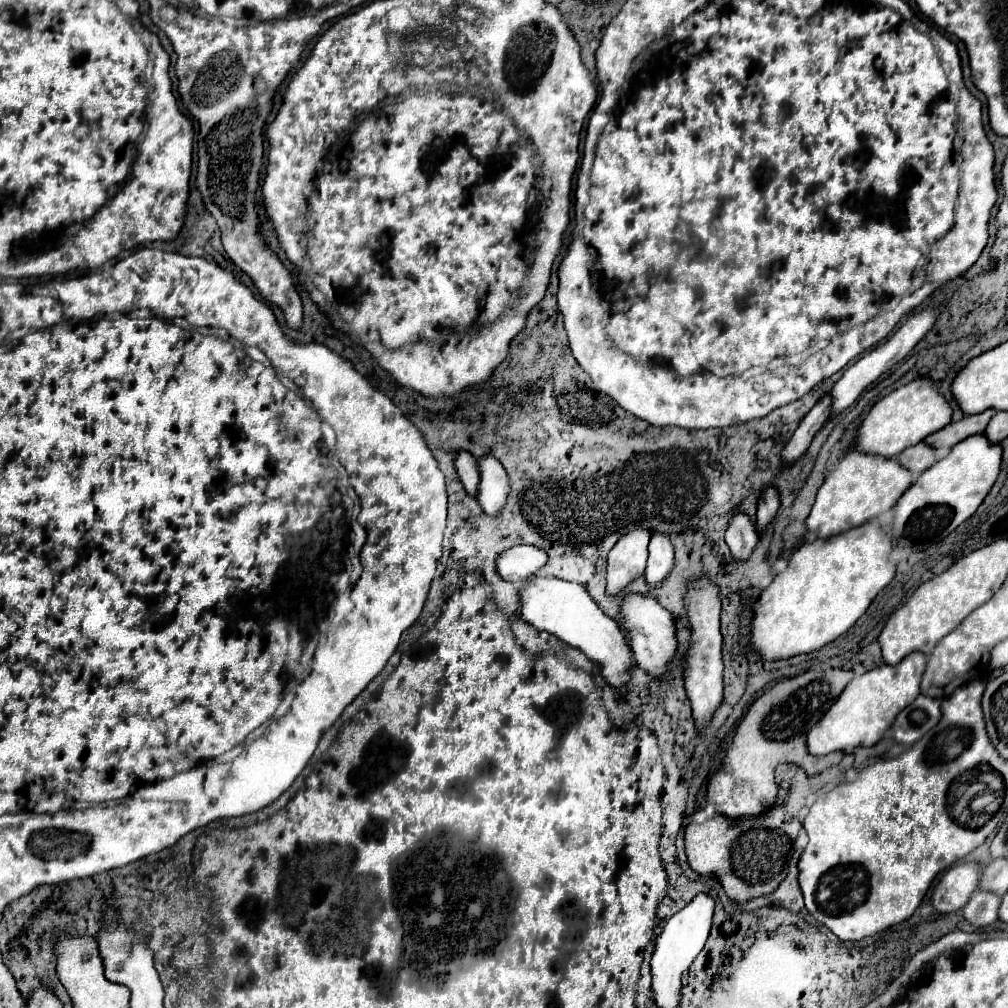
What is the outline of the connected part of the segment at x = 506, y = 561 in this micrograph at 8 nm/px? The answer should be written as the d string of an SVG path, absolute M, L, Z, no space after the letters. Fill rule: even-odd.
M514 546L506 550L496 560L498 574L516 584L524 584L526 578L534 578L544 574L544 566L548 564L548 554L538 550L536 546Z

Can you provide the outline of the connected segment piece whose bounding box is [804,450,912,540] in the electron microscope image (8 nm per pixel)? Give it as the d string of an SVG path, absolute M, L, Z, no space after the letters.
M856 450L848 452L834 468L834 472L818 488L816 502L804 526L820 540L848 532L850 528L856 528L880 516L882 512L890 510L896 504L896 498L900 498L910 484L912 484L912 474L906 468L902 468L896 460L882 456L868 456Z

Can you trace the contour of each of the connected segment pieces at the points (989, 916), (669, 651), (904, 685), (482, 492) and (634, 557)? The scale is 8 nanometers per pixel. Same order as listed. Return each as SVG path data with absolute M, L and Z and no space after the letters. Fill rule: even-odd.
M976 890L962 910L964 918L978 928L990 926L998 920L1000 902L1002 902L1002 898L998 894L992 894L986 890Z
M632 592L624 598L620 606L620 620L616 620L624 636L628 638L628 646L634 654L636 666L646 670L652 676L660 676L676 652L676 638L674 638L674 622L668 610L664 610L656 598L640 592Z
M920 652L908 654L896 666L878 666L858 678L854 678L840 698L830 706L830 710L816 722L806 738L806 746L810 754L826 756L830 752L848 752L856 746L874 746L882 734L892 726L896 714L900 714L906 706L910 706L920 694L920 678L926 666L926 656Z
M484 454L484 456L476 458L476 464L480 470L476 500L486 514L498 514L500 508L504 506L506 494L508 494L506 470L492 454Z
M630 530L620 536L616 546L608 552L608 594L622 592L632 580L644 574L648 558L648 530Z

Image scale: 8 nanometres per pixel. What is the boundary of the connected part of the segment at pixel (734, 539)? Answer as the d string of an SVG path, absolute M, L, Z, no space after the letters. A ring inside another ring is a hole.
M736 512L726 530L726 544L736 560L746 560L758 542L758 532L746 512Z

